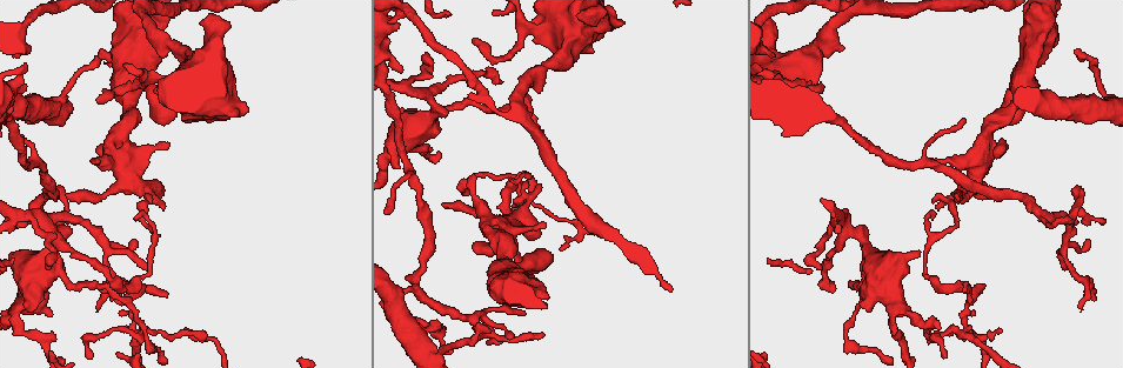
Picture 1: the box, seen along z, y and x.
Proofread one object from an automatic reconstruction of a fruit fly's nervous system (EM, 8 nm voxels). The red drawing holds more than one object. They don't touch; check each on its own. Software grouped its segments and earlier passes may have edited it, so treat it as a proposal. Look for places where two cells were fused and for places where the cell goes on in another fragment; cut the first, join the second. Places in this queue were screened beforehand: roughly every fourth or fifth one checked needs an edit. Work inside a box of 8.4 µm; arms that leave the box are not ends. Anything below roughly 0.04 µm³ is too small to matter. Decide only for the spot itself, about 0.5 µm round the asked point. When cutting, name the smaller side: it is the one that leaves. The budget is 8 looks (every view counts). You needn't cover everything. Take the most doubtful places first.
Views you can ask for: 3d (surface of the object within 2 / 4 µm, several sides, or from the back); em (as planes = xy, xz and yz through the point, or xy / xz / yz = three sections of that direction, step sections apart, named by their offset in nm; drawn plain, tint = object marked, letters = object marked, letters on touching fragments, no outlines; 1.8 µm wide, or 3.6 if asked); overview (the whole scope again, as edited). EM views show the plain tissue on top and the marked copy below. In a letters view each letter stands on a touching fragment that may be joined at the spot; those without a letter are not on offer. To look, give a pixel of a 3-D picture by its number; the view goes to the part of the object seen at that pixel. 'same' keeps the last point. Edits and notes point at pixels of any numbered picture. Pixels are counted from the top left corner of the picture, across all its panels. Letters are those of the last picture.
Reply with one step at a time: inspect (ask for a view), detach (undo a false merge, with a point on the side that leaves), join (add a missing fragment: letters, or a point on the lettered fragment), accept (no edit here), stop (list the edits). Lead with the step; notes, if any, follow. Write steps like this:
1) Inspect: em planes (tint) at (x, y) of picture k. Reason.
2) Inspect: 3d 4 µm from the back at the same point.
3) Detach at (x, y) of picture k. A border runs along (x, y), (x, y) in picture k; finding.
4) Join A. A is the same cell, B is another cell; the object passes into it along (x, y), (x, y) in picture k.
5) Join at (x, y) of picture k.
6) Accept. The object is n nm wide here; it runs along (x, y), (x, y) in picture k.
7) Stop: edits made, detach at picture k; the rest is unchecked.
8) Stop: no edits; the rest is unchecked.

Inspect: em 3.6 µm planes (letters) at (25, 85) of picture 1. Thick end.

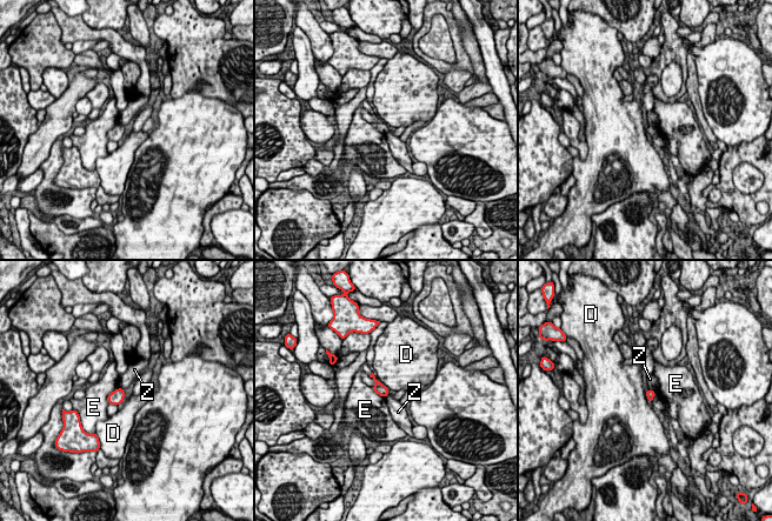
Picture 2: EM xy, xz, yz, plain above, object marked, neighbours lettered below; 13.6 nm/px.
Accept. D, E and Z are other cells; a border runs along (650, 388), (656, 394) in picture 2; none of them fits.

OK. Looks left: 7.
Inspect: em xz step 8 (letters) at (499, 83) of picture 1. An open end.

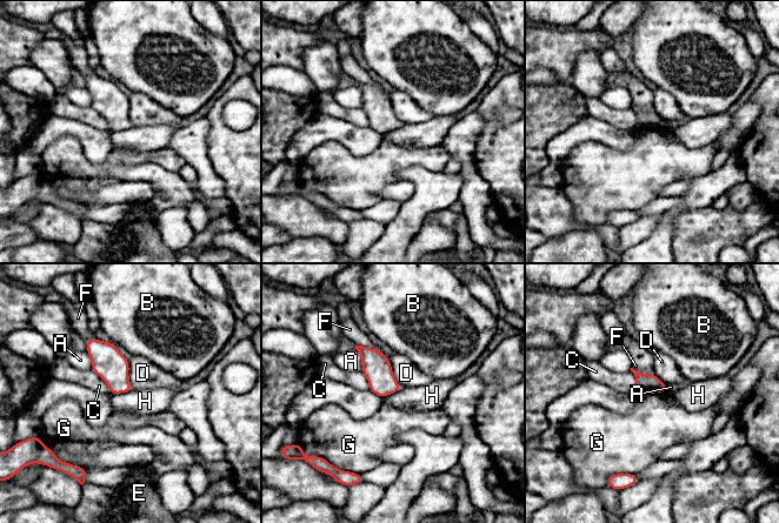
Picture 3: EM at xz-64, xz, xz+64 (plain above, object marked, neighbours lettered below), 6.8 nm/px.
Accept. A, B, C, D, E, F, G and H are other cells; a border runs along (133, 389), (111, 395) in picture 3; no lettered fragment goes on from it.

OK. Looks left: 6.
Inspect: em planes (tint) at (123, 134) of picture 1.

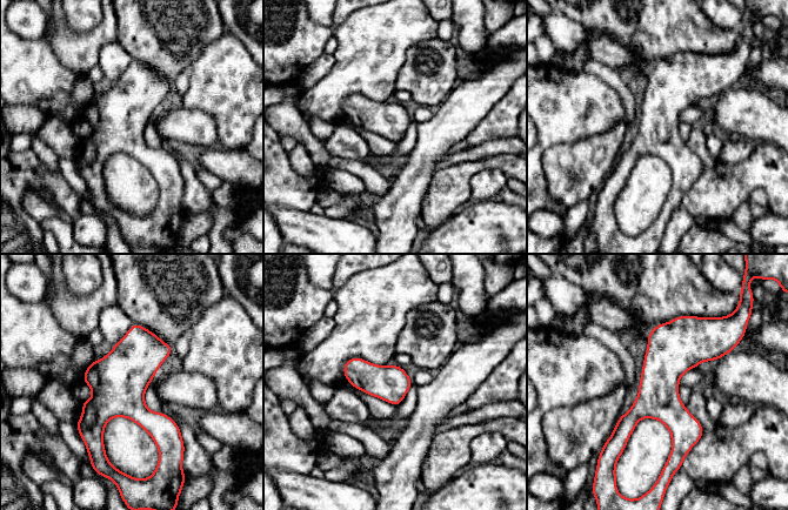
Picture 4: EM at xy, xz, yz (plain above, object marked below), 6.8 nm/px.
Inspect: em planes (letters) at the same point.

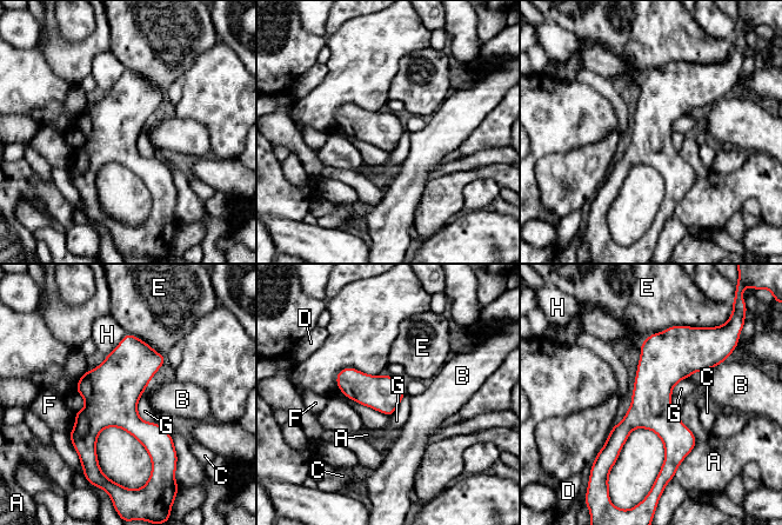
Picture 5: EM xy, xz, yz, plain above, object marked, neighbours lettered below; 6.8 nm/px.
Accept. A, B, C, D, E, F, G and H are other cells; it runs along (673, 329), (661, 366), (669, 464) in picture 5; one cell here.

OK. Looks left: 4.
Stop: no edits; the rest is unchecked.

